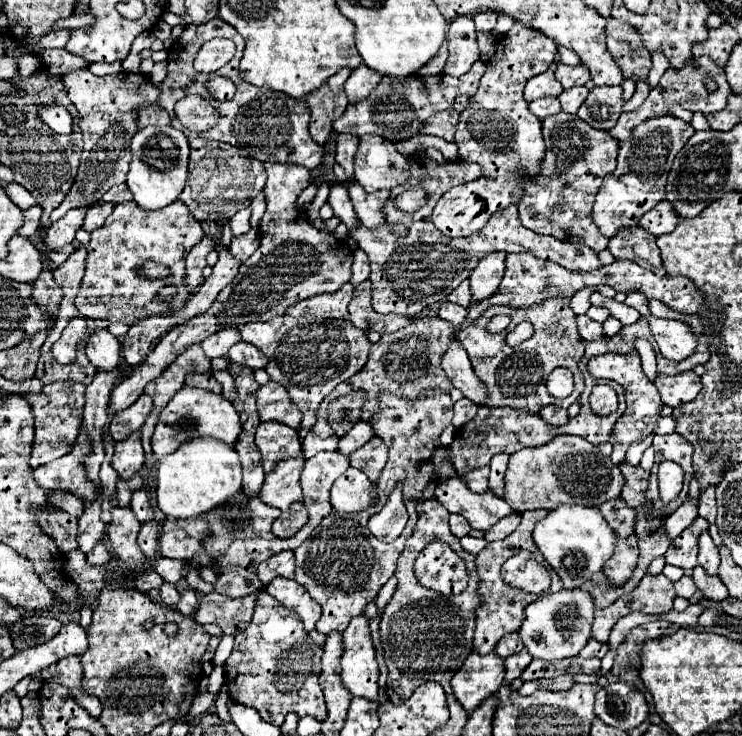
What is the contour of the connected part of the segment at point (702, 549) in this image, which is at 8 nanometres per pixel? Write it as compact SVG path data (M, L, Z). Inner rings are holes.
M707 529L699 535L699 565L705 567L705 571L709 571L709 575L717 575L719 551Z

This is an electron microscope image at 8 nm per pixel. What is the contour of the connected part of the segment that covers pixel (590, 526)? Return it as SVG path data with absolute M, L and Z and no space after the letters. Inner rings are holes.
M561 505L559 509L549 511L549 515L535 525L533 541L547 563L561 577L565 589L581 587L593 573L601 571L615 547L615 535L601 511L597 507L583 505Z

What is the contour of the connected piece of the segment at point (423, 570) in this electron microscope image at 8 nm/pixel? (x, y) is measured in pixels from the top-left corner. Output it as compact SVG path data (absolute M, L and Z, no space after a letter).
M429 543L415 563L419 583L441 595L455 595L467 587L467 567L445 543Z

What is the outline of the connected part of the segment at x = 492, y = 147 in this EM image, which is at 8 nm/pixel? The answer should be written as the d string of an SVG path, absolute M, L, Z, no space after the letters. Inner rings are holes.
M515 23L513 29L501 37L495 47L497 51L487 63L487 71L481 77L477 93L469 99L465 111L459 113L455 131L459 157L481 165L483 177L447 191L447 195L439 199L433 211L435 227L449 237L473 235L485 227L493 211L509 203L517 203L521 199L521 189L519 179L513 177L513 171L519 165L525 165L529 173L535 175L539 173L537 167L545 155L541 121L527 109L527 101L523 99L523 85L533 75L549 69L549 65L555 61L557 45L553 39L541 35L539 31Z

